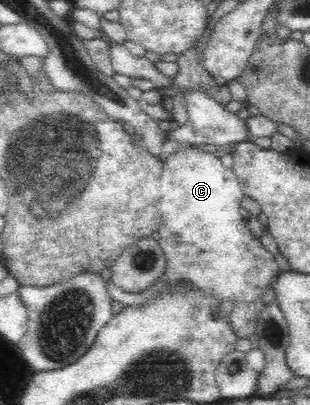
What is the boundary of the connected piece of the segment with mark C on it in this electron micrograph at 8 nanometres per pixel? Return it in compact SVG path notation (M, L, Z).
M179 144L179 147L164 159L163 166L162 197L159 205L162 223L158 229L160 237L158 242L167 258L165 271L159 275L159 279L153 281L153 285L149 285L145 291L139 293L127 293L117 287L111 279L108 280L106 288L112 301L119 301L125 306L138 306L165 286L170 286L181 279L189 279L191 284L195 284L197 288L205 290L211 296L217 296L221 301L233 299L235 302L252 302L261 298L267 287L281 273L281 269L274 255L269 253L259 239L253 237L247 227L250 220L244 219L241 215L241 202L246 195L242 192L238 177L231 169L221 164L219 157L197 149L191 144Z

